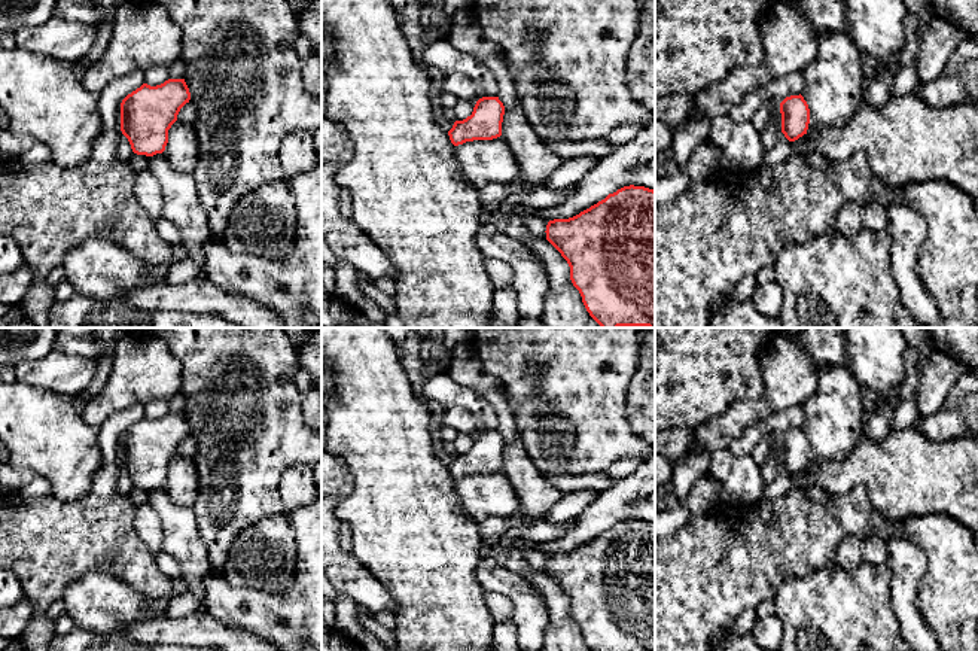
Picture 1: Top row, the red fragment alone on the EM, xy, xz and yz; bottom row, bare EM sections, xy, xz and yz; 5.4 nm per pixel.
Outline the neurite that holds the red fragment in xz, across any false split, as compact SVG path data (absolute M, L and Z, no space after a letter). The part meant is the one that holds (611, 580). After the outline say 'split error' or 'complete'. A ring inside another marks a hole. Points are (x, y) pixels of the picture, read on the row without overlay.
M624 520L569 553L546 559L546 574L570 600L570 614L591 651L655 651L655 524Z; complete

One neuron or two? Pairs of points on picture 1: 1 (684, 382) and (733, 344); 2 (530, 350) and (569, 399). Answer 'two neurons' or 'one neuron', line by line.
1: one neuron
2: one neuron

